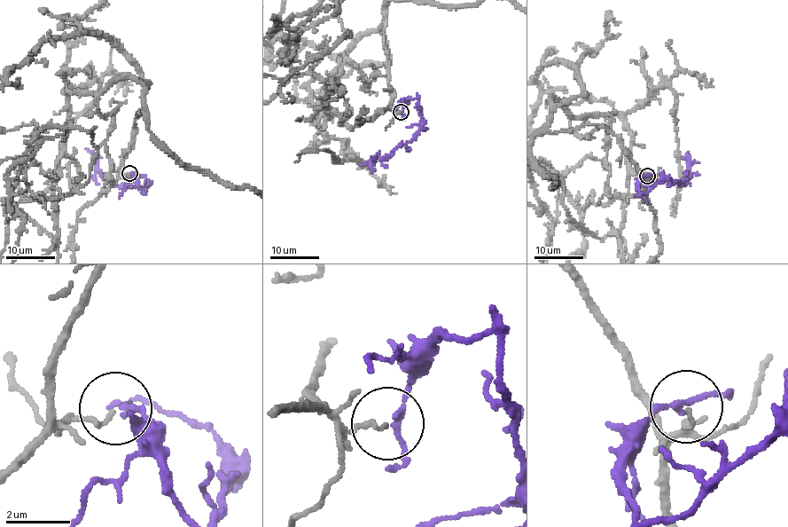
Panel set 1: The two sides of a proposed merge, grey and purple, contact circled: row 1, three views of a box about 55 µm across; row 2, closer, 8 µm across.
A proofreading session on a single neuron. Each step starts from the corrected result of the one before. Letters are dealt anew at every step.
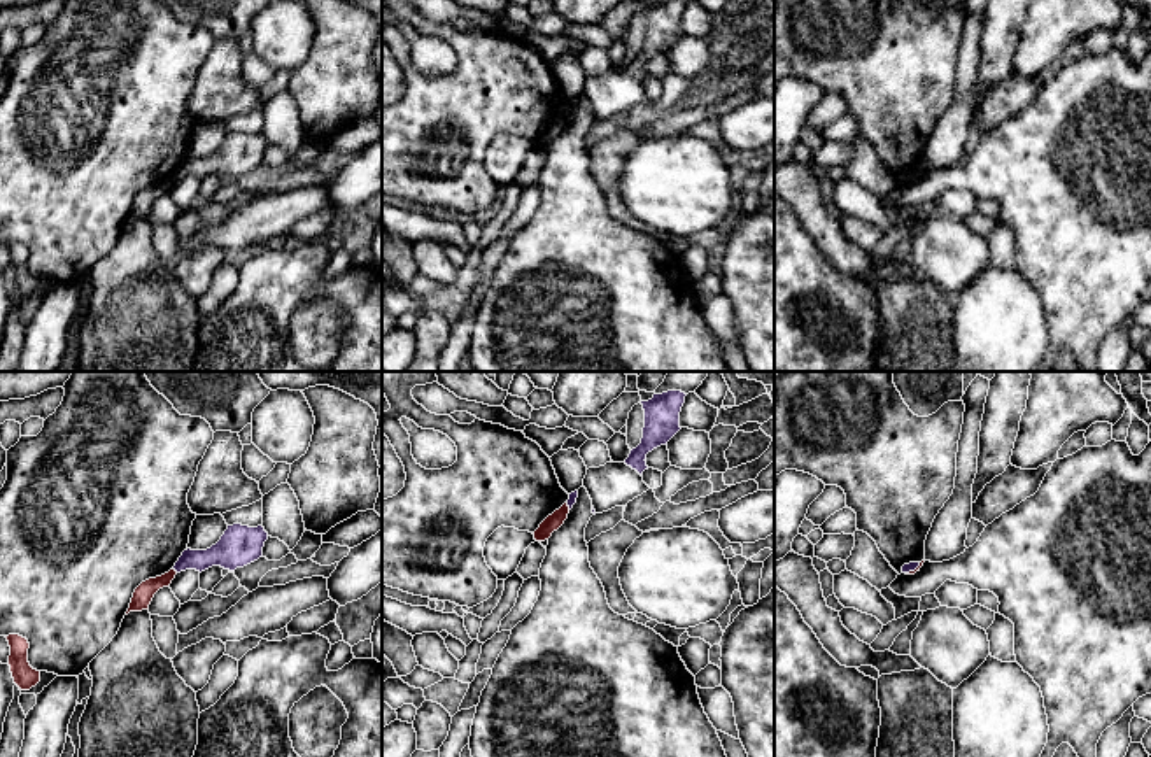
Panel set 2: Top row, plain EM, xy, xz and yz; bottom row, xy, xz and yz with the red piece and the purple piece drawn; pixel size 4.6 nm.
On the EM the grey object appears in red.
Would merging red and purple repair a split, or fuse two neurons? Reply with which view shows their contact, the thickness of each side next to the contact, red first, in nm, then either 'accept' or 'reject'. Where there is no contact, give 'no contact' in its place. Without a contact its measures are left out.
meets red in yz; 20 nm thick on the red side, 50 nm on the other; reject

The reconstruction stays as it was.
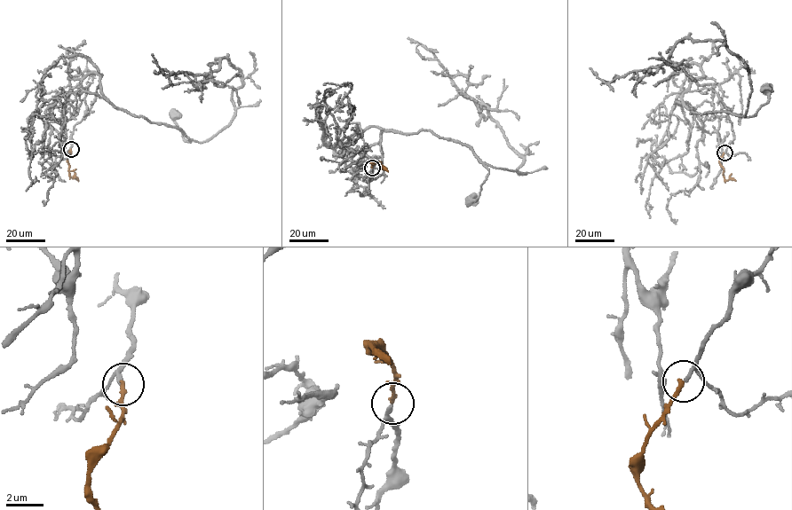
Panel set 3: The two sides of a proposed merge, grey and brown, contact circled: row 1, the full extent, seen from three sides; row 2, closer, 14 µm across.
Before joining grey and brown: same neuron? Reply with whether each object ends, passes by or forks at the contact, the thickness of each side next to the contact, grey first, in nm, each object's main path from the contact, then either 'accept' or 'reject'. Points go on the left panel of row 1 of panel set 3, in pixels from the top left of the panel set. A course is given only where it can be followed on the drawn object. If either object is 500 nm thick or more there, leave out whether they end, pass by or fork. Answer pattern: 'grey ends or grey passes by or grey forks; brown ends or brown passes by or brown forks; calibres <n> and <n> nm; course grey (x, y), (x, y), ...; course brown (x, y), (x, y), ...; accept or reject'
grey passes by; brown ends; calibres 140 and 240 nm; course grey (70, 150), (74, 127), (90, 112), (98, 86), (116, 107), (181, 129), (190, 142), (184, 138), (173, 114); course brown (70, 149), (67, 161), (69, 175), (78, 181); accept

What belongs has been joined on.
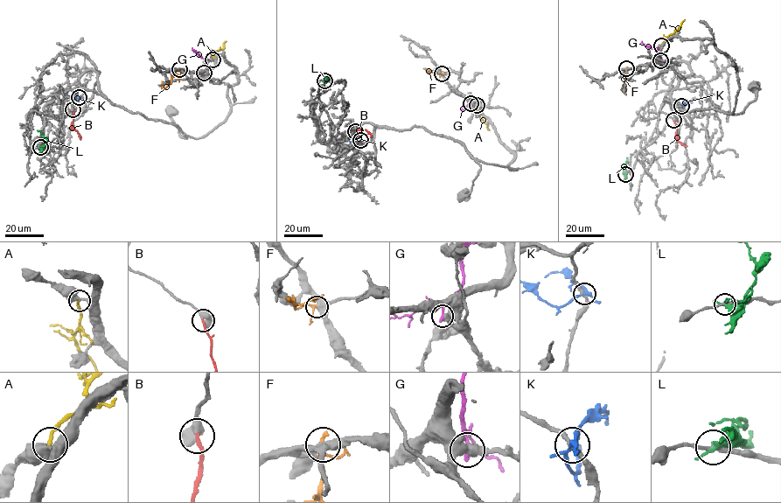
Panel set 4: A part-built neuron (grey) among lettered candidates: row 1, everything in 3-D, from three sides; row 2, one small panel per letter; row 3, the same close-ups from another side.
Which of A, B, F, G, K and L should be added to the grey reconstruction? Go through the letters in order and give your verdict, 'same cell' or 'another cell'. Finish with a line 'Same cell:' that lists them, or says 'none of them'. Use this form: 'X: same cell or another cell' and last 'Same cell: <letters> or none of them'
A: another cell
B: same cell
F: another cell
G: another cell
K: another cell
L: another cell
Same cell: B

